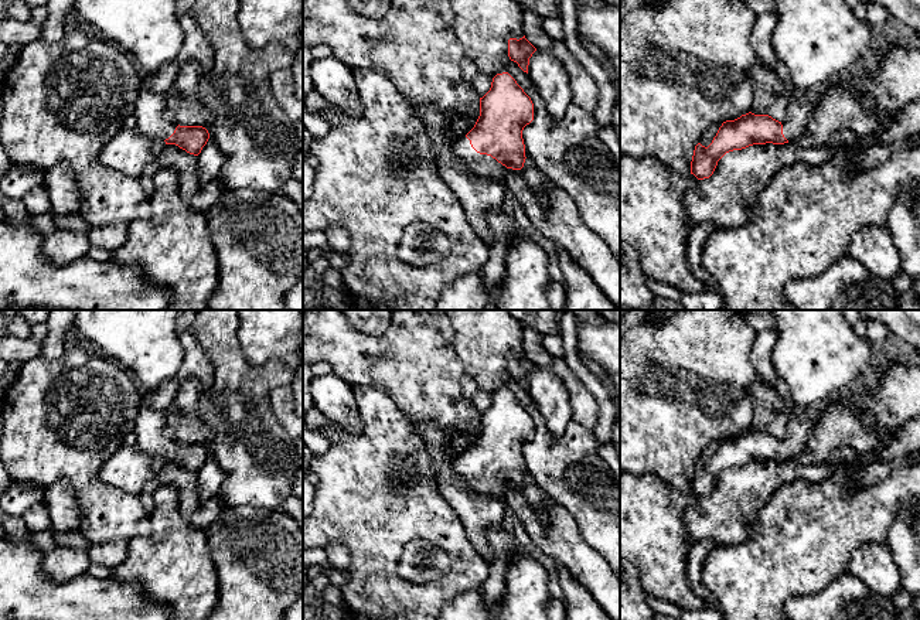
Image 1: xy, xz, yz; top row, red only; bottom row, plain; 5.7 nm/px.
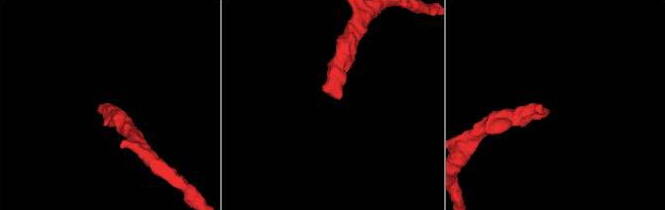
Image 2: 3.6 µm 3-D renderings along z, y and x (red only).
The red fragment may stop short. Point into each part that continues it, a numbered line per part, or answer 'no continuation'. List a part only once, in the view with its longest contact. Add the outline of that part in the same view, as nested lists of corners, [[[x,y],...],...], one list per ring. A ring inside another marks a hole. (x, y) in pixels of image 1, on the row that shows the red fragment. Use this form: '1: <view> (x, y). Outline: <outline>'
1: xz (486, 166). Outline: [[[466,136],[457,139],[457,142],[453,144],[453,153],[481,177],[500,183],[502,183],[502,180],[507,177],[508,168],[491,156],[477,153]]]

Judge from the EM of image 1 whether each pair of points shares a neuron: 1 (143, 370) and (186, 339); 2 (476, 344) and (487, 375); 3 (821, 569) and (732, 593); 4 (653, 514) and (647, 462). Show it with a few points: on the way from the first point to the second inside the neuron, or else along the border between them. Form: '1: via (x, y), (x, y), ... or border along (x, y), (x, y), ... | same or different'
1: border along (179, 333), (183, 363), (176, 375) | different
2: via (483, 351), (487, 368) | same
3: via (798, 568), (766, 569), (755, 578) | same
4: border along (634, 473), (654, 473), (677, 490) | different

